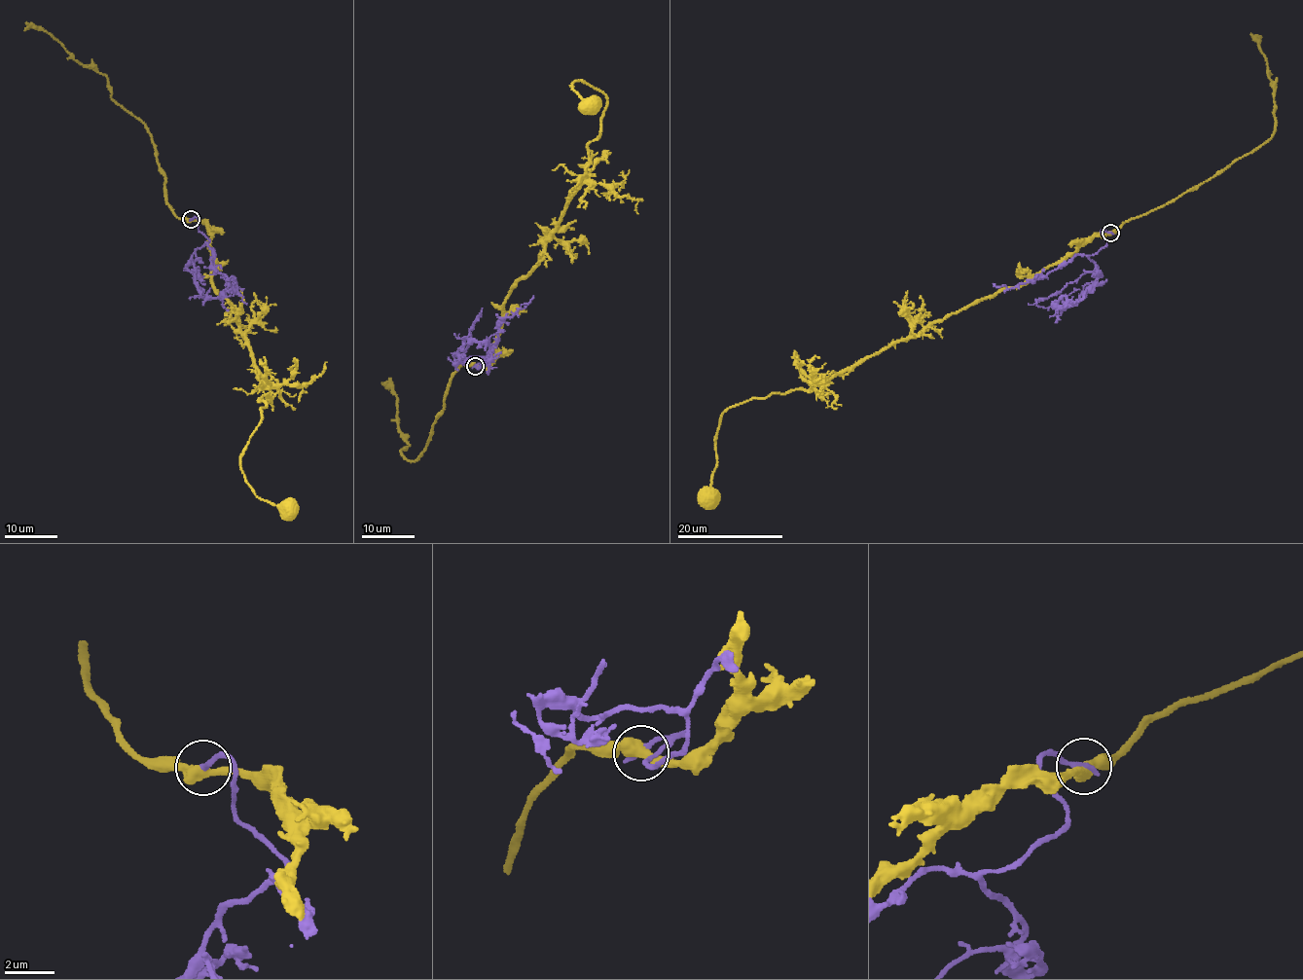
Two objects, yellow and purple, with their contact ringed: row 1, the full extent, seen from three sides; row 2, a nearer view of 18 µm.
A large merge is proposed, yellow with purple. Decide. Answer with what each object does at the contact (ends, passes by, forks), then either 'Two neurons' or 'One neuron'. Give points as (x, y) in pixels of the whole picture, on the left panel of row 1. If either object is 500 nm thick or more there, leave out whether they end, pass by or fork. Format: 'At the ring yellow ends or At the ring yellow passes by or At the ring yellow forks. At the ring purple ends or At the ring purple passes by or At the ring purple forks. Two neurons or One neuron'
At the ring yellow passes by. At the ring purple ends. Two neurons

